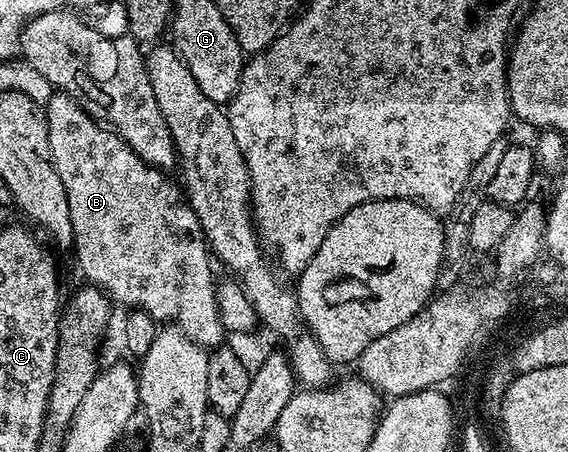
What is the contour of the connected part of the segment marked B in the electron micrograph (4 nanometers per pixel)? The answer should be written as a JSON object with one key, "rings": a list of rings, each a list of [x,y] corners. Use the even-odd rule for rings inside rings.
{"rings":[[[53,93],[49,97],[46,106],[48,113],[48,128],[50,129],[50,153],[54,161],[54,169],[58,169],[58,177],[62,177],[62,185],[66,189],[66,201],[70,205],[70,225],[72,226],[72,241],[74,252],[76,251],[76,263],[80,271],[85,275],[87,282],[100,288],[113,304],[125,303],[125,308],[145,311],[149,317],[157,321],[171,321],[179,327],[193,344],[205,349],[215,349],[225,342],[226,328],[220,320],[220,306],[216,303],[217,280],[212,280],[212,267],[208,264],[210,260],[210,248],[207,239],[204,238],[204,230],[198,221],[198,217],[188,206],[181,188],[176,187],[168,180],[169,176],[161,171],[159,167],[152,167],[122,137],[117,135],[111,127],[103,122],[92,118],[91,114],[77,100],[63,93]]]}

